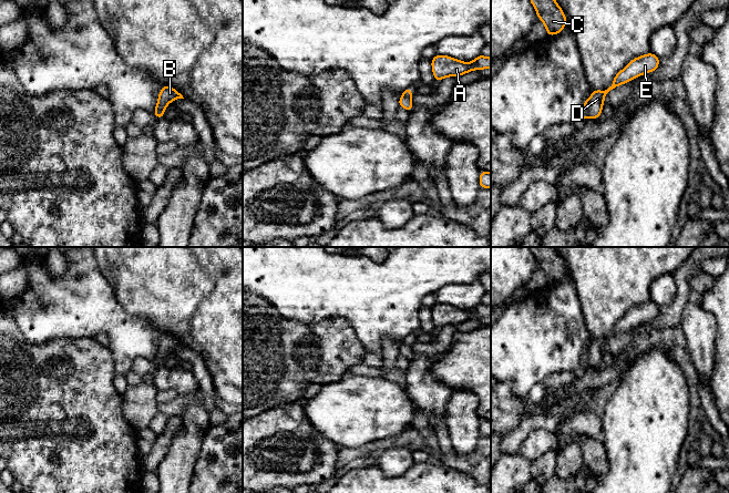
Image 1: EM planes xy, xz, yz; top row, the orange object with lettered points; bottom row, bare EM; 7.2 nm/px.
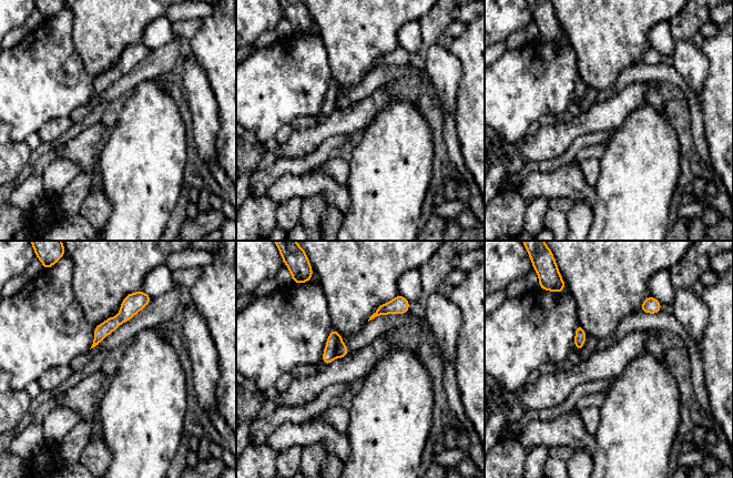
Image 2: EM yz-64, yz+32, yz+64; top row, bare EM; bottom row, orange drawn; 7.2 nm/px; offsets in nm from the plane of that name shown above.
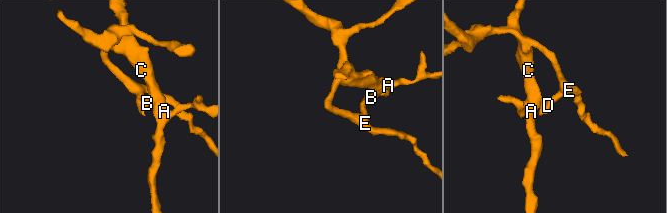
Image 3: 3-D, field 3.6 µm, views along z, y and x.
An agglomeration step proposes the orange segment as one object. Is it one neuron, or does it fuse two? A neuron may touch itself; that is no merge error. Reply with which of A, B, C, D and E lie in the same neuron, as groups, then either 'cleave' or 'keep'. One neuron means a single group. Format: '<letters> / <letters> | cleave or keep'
A B C / D E | cleave

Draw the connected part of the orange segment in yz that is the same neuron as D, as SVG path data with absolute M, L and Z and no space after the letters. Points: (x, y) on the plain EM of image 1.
M651 300L633 307L622 319L616 322L612 333L607 338L593 338L592 343L588 348L588 366L594 368L600 366L604 347L610 338L626 330L629 330L645 321L653 320L657 318L658 315L659 306Z

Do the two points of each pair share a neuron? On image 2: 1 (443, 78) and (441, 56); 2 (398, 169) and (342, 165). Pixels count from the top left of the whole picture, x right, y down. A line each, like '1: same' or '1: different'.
1: same
2: different

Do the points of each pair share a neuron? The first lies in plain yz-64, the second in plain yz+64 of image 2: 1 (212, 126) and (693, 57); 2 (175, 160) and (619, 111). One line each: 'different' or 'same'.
1: same
2: different

